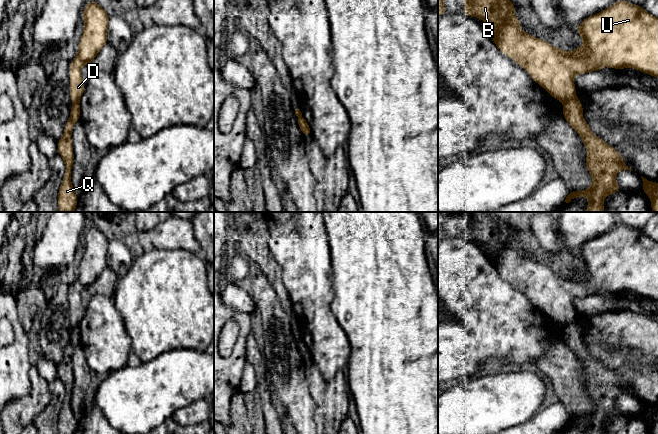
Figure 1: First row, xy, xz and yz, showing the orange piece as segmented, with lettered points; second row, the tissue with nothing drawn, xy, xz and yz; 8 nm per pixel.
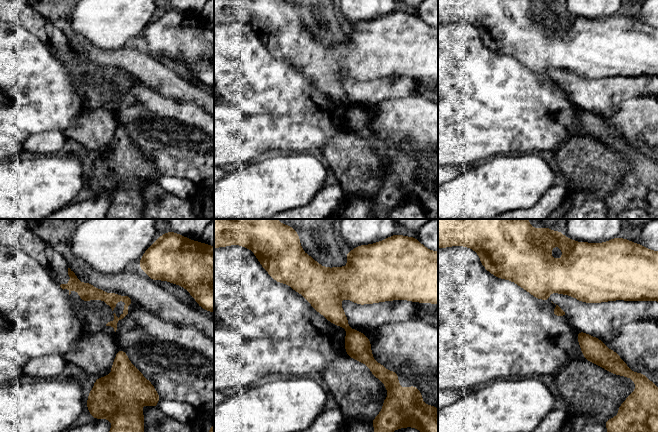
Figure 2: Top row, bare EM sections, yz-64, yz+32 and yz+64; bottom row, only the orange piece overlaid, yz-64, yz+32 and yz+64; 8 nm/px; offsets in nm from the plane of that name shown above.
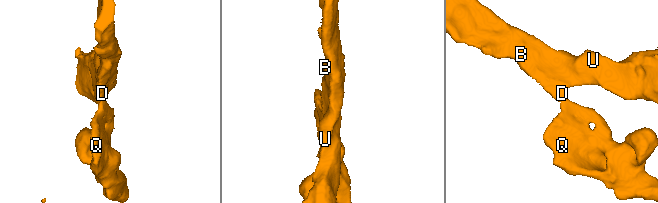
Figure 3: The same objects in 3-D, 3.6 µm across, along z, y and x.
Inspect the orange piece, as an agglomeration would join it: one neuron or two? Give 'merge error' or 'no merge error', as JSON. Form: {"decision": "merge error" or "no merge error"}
{"decision": "merge error"}

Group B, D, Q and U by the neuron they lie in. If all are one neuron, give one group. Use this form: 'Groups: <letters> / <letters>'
Groups: B D U / Q

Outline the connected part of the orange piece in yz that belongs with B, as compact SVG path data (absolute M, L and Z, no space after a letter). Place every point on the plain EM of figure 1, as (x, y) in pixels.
M466 212L462 216L465 221L463 237L470 241L477 241L486 246L489 250L487 258L493 263L499 274L513 282L516 287L528 295L532 303L542 310L553 322L565 327L576 321L573 301L592 295L599 295L602 291L614 293L634 292L648 299L658 302L658 242L652 240L641 230L619 223L611 231L585 242L575 253L584 264L584 270L577 270L572 276L564 276L563 272L554 272L546 263L540 264L519 251L520 242L513 241L516 236L514 228L500 220L494 212Z

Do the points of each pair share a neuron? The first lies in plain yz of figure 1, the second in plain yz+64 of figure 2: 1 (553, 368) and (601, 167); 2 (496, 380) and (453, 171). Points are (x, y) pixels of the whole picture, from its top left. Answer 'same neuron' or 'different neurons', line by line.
1: same neuron
2: different neurons

